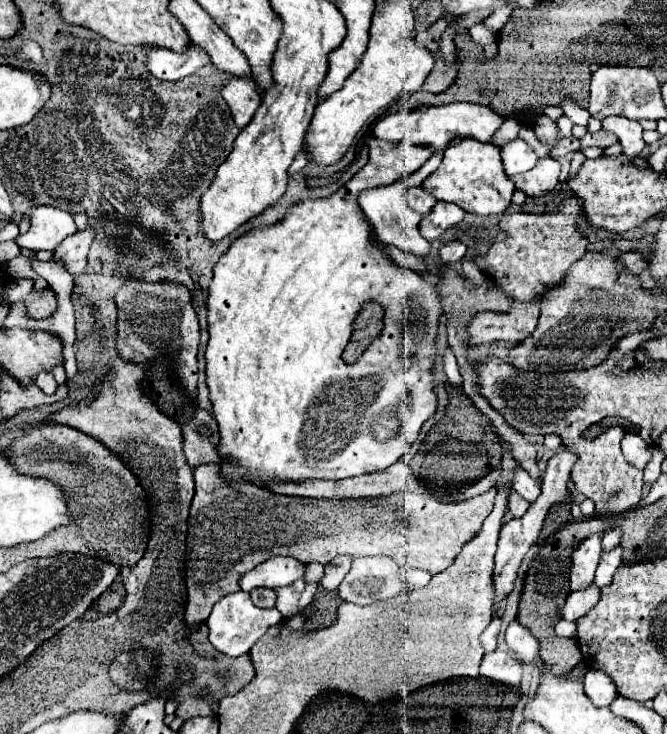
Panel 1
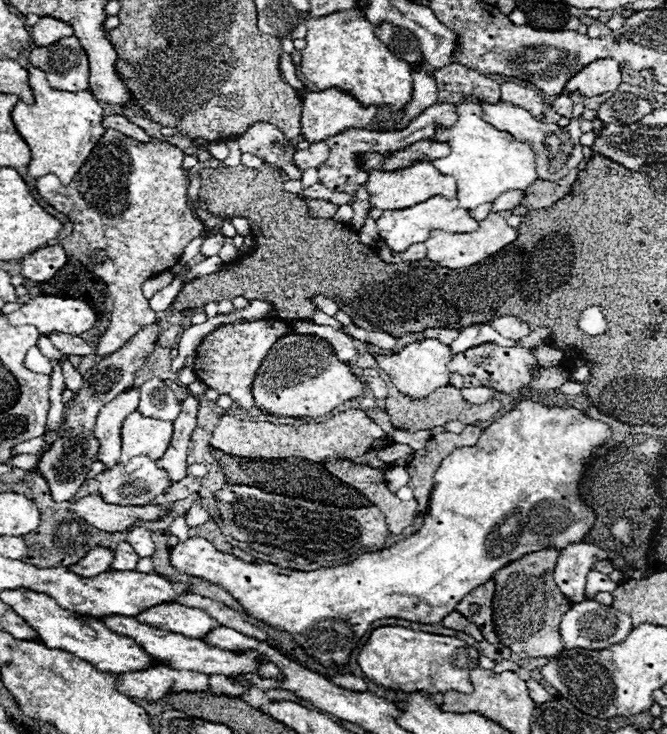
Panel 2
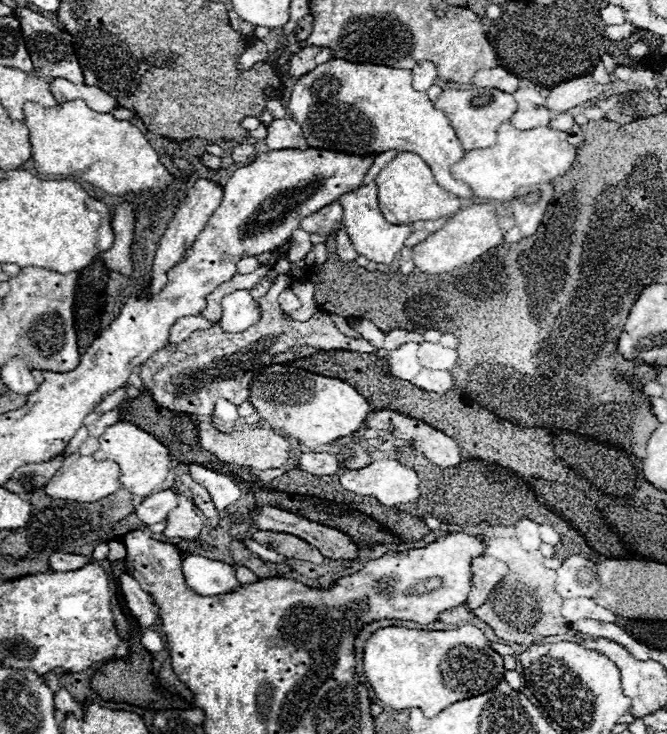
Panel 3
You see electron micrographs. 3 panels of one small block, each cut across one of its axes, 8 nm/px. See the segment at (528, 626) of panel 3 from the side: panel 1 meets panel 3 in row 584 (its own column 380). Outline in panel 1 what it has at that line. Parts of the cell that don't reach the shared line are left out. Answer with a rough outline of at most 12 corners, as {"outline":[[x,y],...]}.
{"outline":[[194,470],[184,624],[272,556],[444,572],[496,488],[318,500]]}

